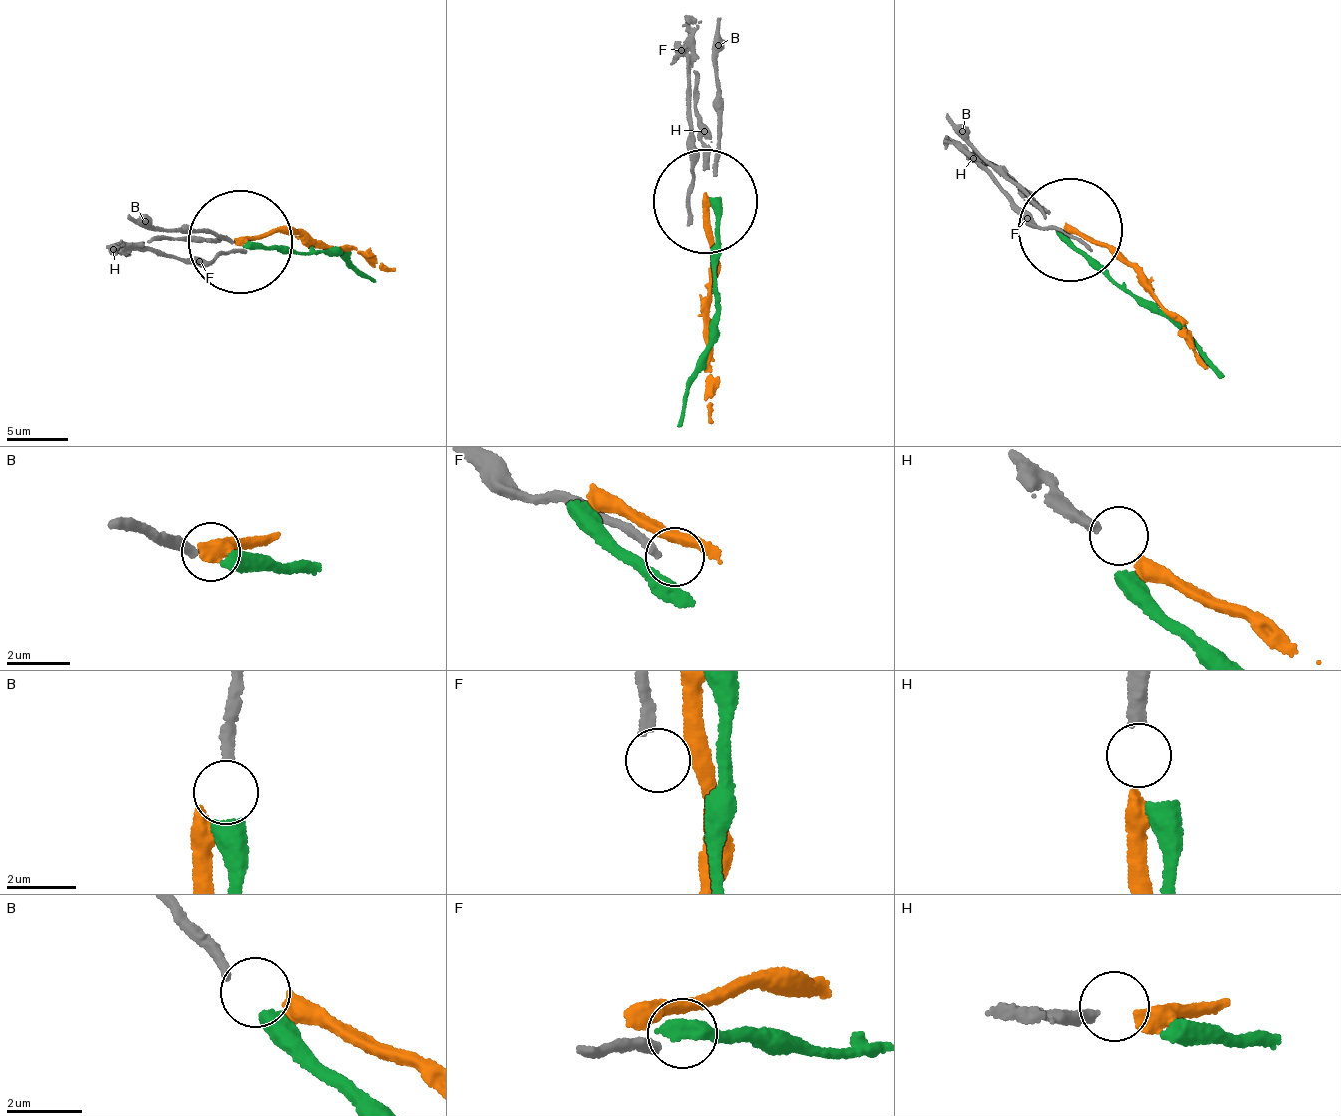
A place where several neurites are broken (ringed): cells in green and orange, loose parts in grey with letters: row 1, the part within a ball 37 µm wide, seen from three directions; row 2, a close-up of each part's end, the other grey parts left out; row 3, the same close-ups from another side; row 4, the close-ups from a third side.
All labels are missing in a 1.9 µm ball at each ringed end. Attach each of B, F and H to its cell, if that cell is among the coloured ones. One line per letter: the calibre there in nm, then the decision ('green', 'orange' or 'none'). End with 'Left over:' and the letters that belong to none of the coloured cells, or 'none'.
B: 280 nm thick; green
F: 320 nm thick; none
H: 360 nm thick; orange
Left over: F

